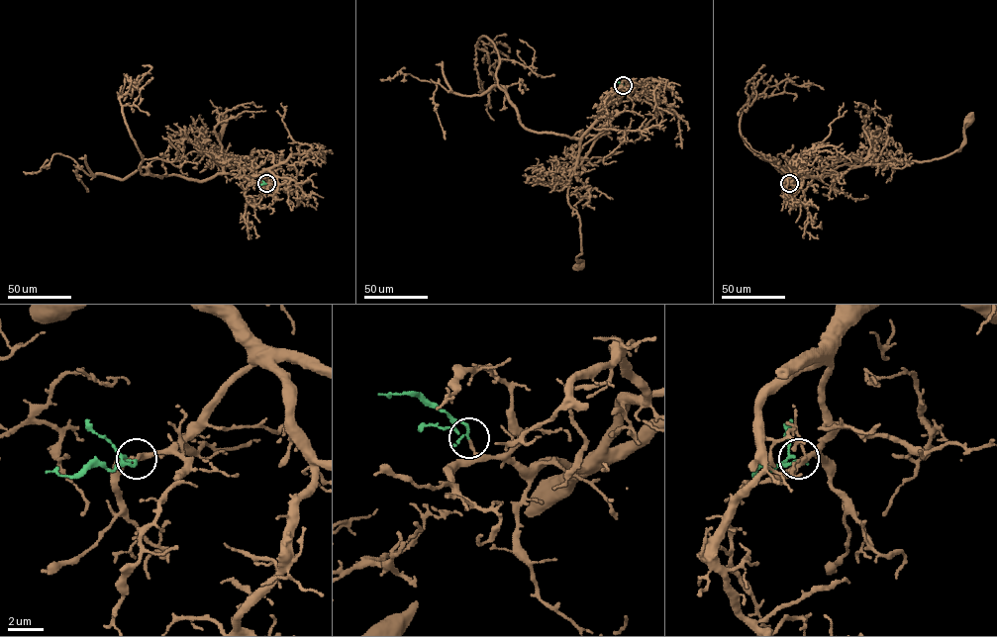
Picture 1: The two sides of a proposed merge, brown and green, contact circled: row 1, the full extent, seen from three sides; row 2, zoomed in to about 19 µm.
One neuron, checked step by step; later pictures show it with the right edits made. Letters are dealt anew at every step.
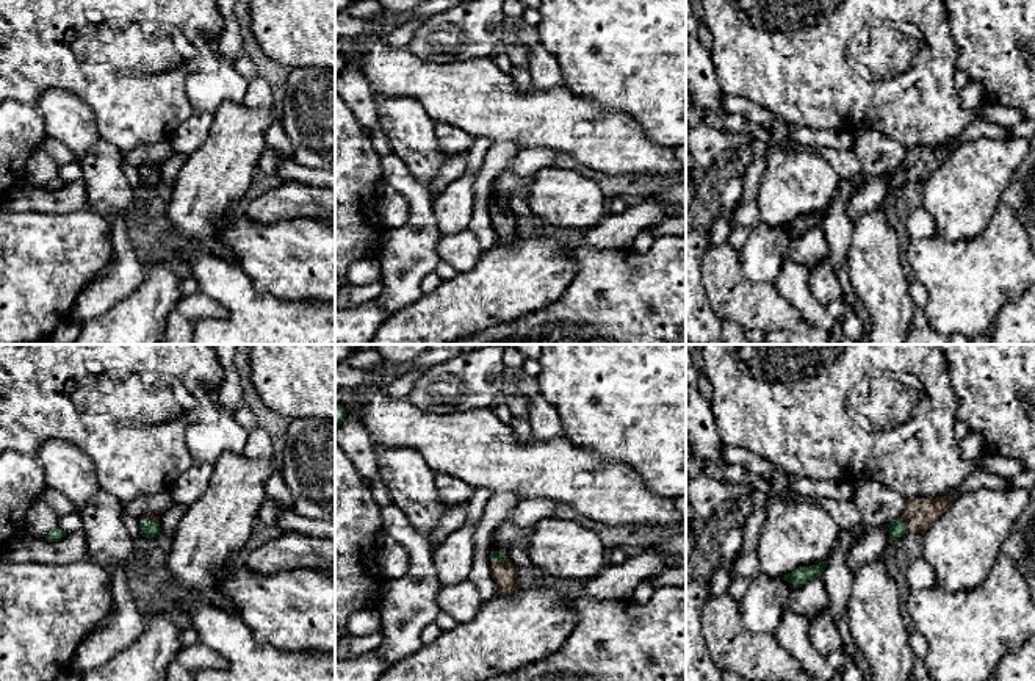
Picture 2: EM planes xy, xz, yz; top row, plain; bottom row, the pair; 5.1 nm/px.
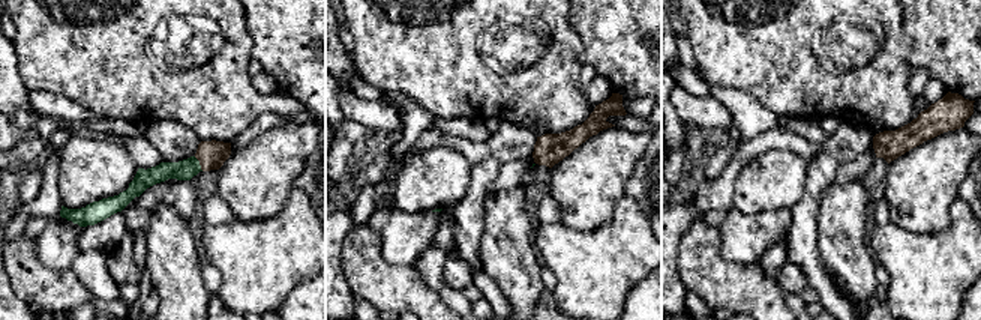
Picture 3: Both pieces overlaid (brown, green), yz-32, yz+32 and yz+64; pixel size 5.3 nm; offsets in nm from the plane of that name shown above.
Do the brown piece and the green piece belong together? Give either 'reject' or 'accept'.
accept

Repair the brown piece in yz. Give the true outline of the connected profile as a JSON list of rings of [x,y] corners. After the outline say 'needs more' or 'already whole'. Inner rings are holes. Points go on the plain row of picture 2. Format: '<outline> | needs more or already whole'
[[[955,139],[938,147],[907,149],[900,168],[886,174],[889,177],[889,191],[893,193],[907,182],[924,183],[952,153],[954,142]]] | needs more

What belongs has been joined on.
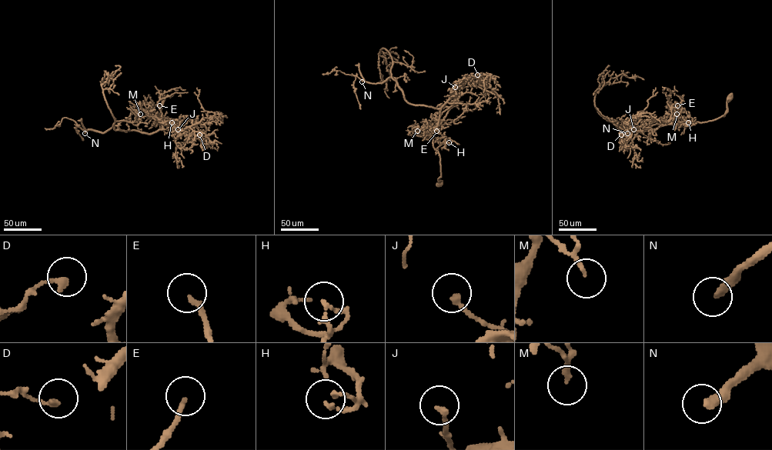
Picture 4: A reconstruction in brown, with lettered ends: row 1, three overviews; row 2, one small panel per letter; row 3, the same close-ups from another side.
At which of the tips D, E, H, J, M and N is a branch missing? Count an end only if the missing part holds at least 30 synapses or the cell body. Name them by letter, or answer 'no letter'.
E, N

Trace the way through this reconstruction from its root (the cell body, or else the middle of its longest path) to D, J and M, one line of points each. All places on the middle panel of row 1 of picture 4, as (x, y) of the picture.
D: (439, 182), (440, 158), (433, 146), (432, 139), (441, 107), (472, 76), (477, 74)
J: (439, 182), (440, 158), (433, 146), (433, 134), (441, 107), (455, 87)
M: (439, 182), (440, 158), (432, 143), (436, 126), (417, 128), (417, 131)

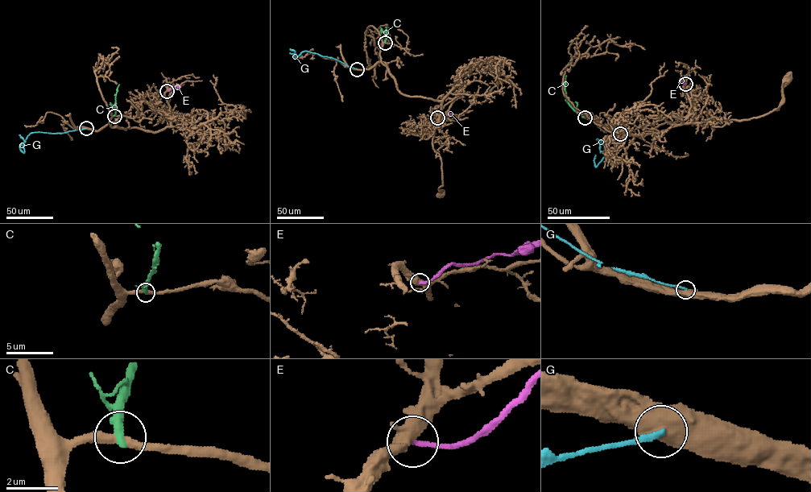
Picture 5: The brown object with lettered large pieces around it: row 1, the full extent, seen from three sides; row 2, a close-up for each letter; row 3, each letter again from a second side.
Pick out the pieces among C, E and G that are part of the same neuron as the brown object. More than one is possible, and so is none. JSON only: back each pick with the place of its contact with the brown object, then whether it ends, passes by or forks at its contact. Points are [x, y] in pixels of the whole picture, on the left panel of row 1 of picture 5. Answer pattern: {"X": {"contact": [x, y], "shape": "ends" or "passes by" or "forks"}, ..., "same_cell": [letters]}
{"same_cell": []}

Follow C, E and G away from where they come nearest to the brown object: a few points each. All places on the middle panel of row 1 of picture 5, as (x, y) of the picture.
C: (385, 43), (386, 28), (390, 28)
E: (437, 117), (451, 113)
G: (357, 69), (333, 58), (306, 51), (295, 58), (295, 51), (290, 49), (292, 50)

